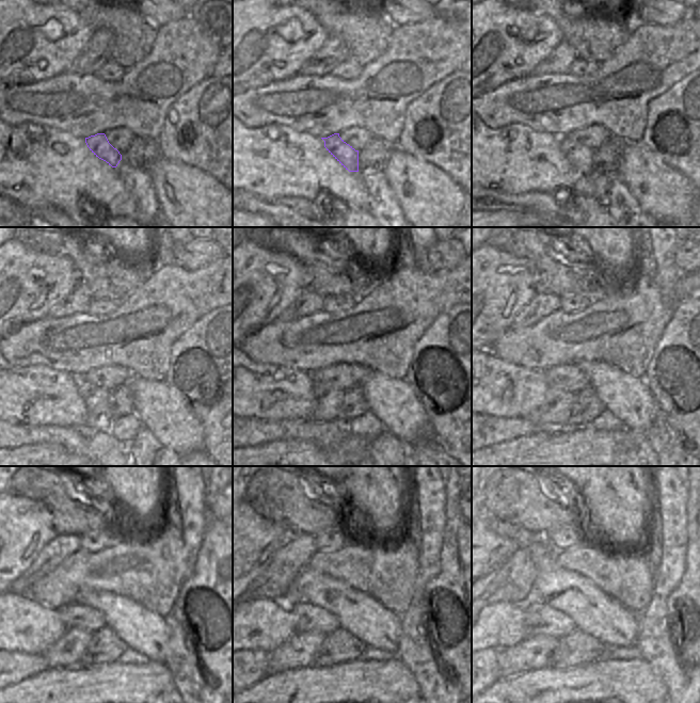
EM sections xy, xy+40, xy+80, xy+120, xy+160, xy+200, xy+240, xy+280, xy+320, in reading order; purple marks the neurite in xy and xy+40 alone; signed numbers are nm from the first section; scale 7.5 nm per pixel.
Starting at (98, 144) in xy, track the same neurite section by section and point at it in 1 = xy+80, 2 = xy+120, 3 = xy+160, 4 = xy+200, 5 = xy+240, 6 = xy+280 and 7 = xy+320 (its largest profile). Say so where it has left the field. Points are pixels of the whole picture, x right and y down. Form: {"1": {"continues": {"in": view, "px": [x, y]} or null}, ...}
{"1": {"continues": {"in": "xy+80", "px": [581, 157]}}, "2": {"continues": {"in": "xy+120", "px": [95, 398]}}, "3": {"continues": {"in": "xy+160", "px": [329, 399]}}, "4": {"continues": {"in": "xy+200", "px": [555, 409]}}, "5": {"continues": {"in": "xy+240", "px": [69, 648]}}, "6": {"continues": {"in": "xy+280", "px": [297, 652]}}, "7": {"continues": {"in": "xy+320", "px": [533, 653]}}}

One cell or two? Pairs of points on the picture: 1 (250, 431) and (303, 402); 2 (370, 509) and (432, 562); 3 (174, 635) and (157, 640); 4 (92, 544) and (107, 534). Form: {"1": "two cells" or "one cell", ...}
{"1": "two cells", "2": "two cells", "3": "two cells", "4": "one cell"}

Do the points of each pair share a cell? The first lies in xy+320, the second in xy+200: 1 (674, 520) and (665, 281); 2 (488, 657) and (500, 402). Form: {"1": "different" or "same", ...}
{"1": "same", "2": "different"}

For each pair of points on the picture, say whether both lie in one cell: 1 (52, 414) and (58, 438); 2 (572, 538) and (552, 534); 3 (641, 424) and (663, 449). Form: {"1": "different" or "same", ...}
{"1": "different", "2": "same", "3": "different"}

